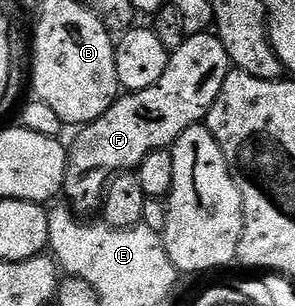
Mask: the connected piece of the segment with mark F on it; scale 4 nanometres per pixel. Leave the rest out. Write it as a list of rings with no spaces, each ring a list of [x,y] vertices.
[[[206,33],[204,35],[191,35],[185,38],[183,45],[175,49],[169,56],[167,70],[163,77],[151,85],[151,89],[142,91],[131,91],[122,94],[93,123],[84,124],[77,135],[77,140],[67,147],[69,160],[65,170],[65,185],[63,188],[63,199],[66,204],[78,216],[89,217],[93,210],[100,208],[103,203],[103,196],[110,183],[119,175],[136,172],[137,166],[147,157],[156,151],[164,151],[172,148],[175,140],[187,129],[198,126],[208,116],[211,105],[219,97],[223,89],[223,81],[227,81],[231,64],[227,57],[227,49],[223,49],[223,41],[217,38],[216,34]]]

